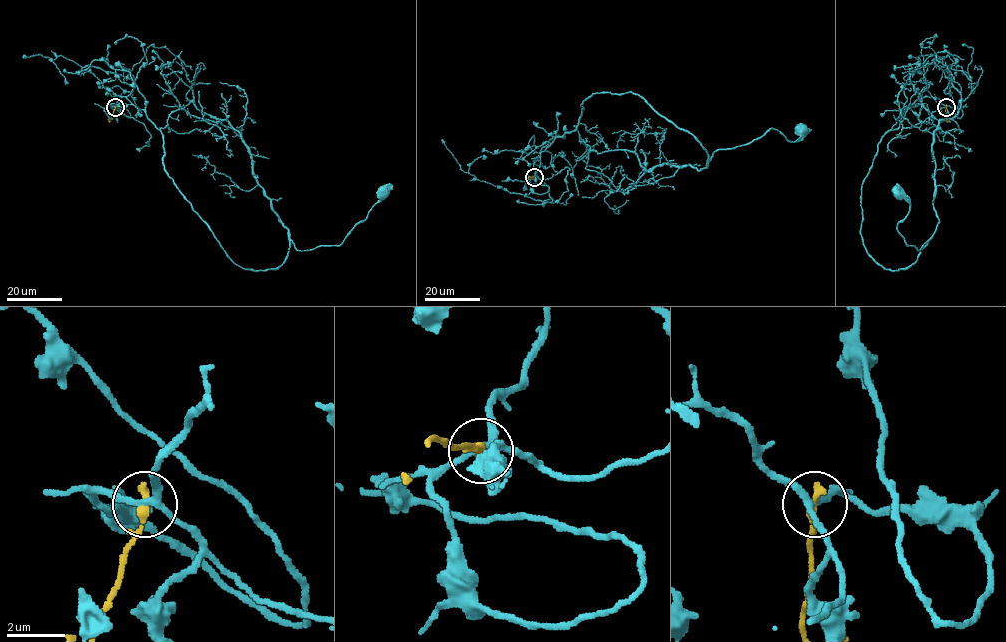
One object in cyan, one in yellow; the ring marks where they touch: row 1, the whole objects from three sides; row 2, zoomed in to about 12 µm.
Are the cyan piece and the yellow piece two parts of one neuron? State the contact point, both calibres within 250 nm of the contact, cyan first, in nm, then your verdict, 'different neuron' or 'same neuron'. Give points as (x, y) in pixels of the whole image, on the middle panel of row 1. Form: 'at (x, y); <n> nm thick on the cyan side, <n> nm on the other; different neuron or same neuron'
at (534, 177); 200 nm thick on the cyan side, 320 nm on the other; different neuron

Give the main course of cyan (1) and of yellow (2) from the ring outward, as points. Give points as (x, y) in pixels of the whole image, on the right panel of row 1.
1: (946, 107), (919, 96), (892, 127), (905, 109), (940, 127), (939, 223), (919, 250), (898, 231), (899, 194)
2: (946, 107), (945, 119), (949, 119)

